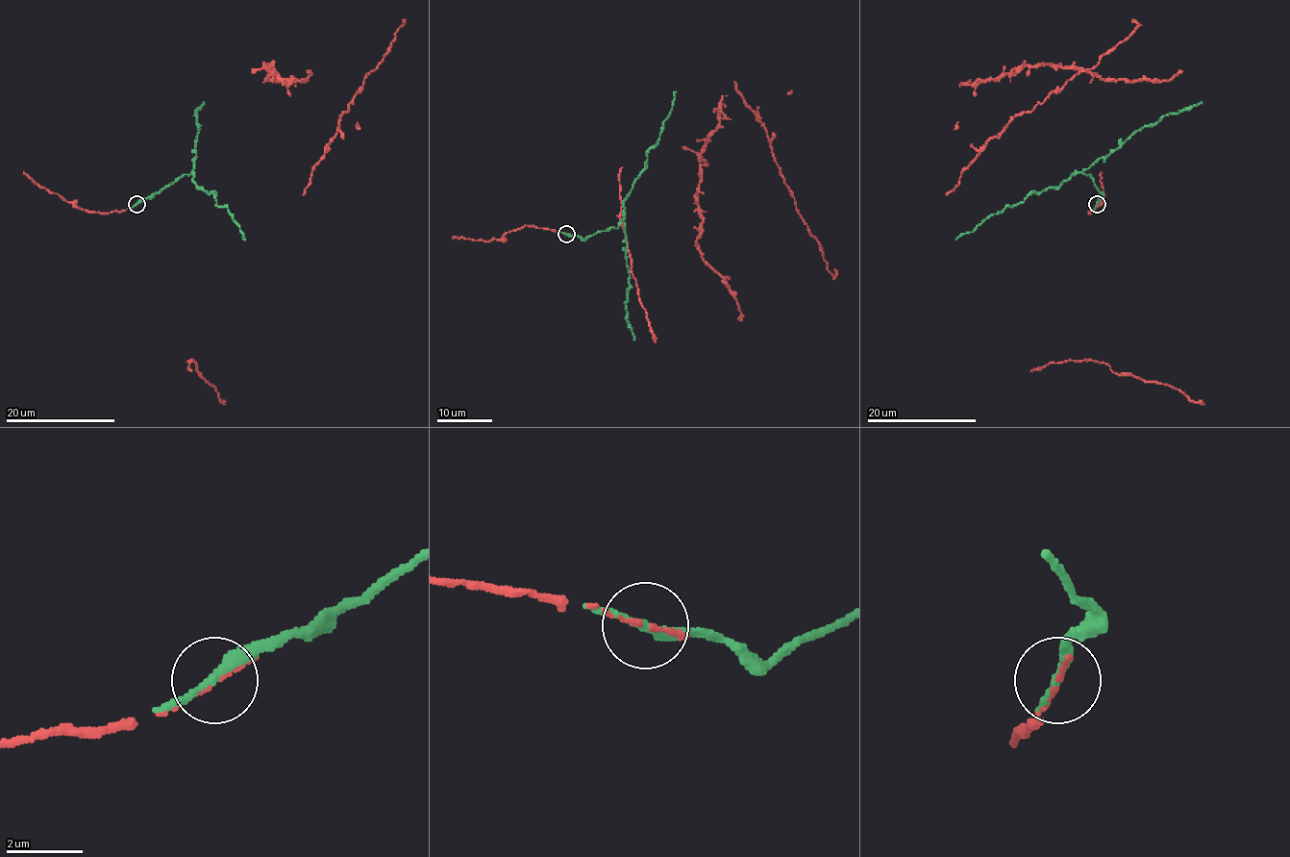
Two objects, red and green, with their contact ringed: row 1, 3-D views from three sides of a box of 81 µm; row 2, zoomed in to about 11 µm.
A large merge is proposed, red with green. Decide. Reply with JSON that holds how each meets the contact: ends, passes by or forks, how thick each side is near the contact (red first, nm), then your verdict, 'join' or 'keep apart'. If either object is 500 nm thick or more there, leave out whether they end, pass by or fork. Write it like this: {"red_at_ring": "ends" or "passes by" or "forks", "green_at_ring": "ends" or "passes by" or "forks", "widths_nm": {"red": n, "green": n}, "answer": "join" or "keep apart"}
{"red_at_ring": "ends", "green_at_ring": "passes by", "widths_nm": {"red": 100, "green": 240}, "answer": "join"}

